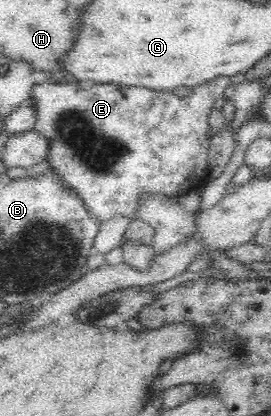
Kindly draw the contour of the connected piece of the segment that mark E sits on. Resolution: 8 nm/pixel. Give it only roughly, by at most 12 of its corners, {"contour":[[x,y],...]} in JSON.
{"contour":[[35,83],[51,172],[103,223],[208,178],[209,115],[179,98]]}

